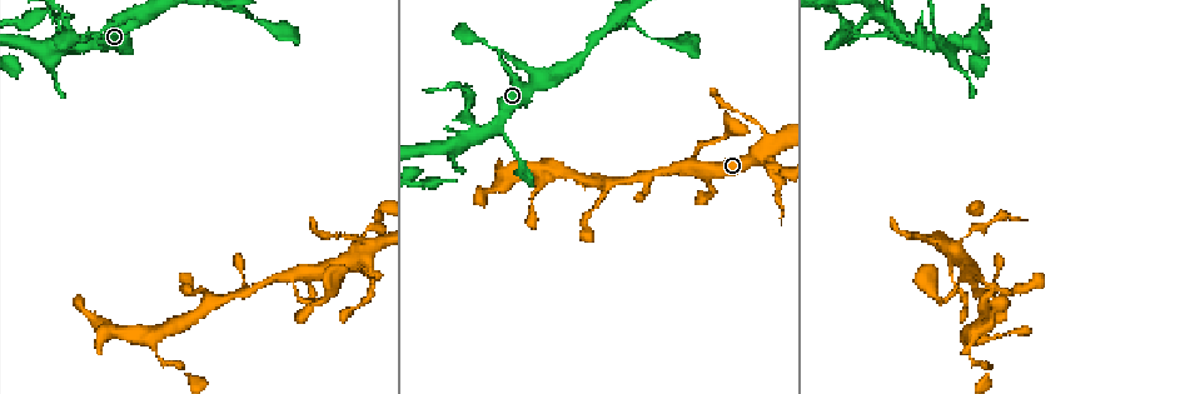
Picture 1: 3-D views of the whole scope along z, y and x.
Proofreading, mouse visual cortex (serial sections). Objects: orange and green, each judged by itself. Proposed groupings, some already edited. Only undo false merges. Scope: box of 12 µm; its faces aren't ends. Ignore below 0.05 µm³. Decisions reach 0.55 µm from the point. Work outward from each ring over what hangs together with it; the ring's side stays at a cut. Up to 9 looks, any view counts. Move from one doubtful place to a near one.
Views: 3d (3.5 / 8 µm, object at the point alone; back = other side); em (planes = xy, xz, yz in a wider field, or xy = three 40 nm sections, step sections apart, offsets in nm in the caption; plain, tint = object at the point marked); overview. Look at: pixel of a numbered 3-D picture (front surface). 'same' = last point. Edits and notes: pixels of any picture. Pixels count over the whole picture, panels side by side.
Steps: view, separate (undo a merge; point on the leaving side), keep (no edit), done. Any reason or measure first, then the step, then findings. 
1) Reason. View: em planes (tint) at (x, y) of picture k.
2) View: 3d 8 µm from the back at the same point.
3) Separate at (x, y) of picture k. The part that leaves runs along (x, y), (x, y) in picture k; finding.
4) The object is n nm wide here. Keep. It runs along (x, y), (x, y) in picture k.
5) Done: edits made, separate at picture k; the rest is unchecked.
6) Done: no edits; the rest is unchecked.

Arms part here. View: 3d 3.5 µm at (256, 288) of picture 1.

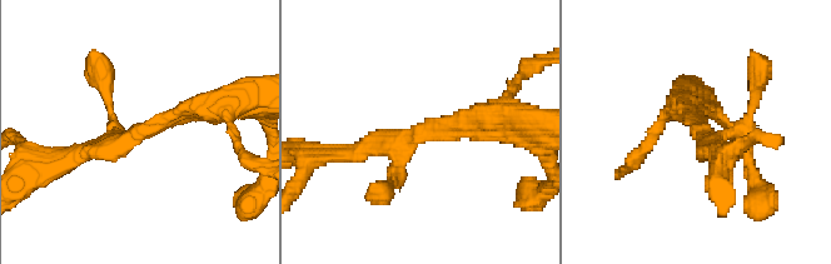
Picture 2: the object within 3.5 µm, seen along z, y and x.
View: em xy step 3 (tint) at (705, 134) of picture 2.

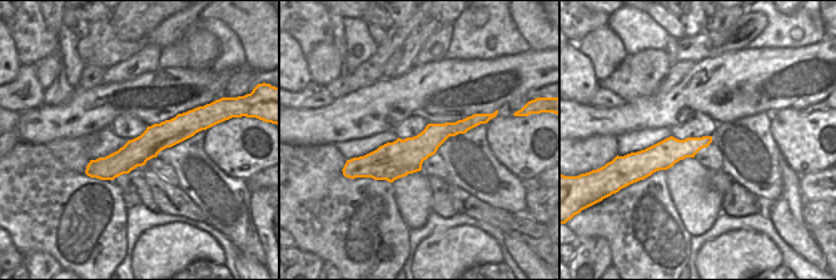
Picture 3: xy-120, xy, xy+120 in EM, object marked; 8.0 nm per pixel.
Keep. It runs along (481, 118), (406, 156), (358, 163) in picture 3; all the same cell.

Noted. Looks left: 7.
A narrow waist. View: 3d 3.5 µm at (713, 194) of picture 1.

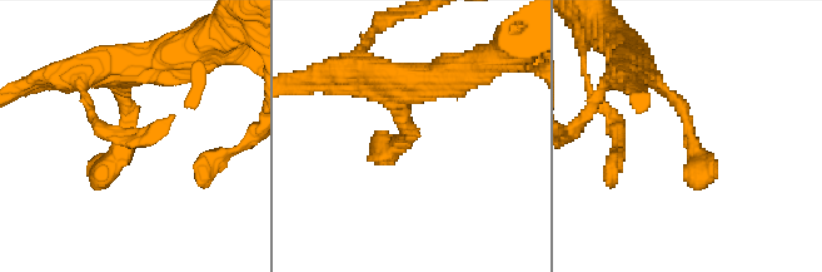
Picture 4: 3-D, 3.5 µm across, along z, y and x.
Need the tissue. View: em xy step 2 (tint) at (125, 123) of picture 4.

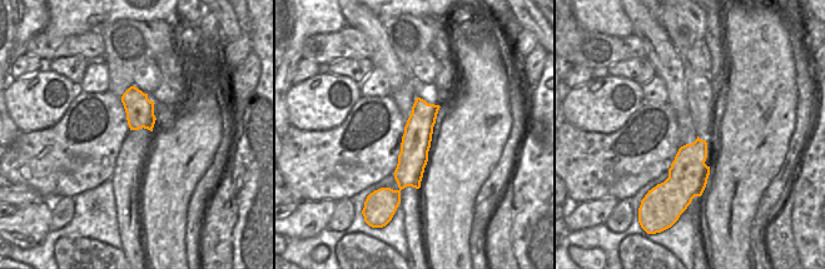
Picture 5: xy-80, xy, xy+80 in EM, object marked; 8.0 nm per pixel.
Another direction. View: em xy step 3 (tint) at the same point.

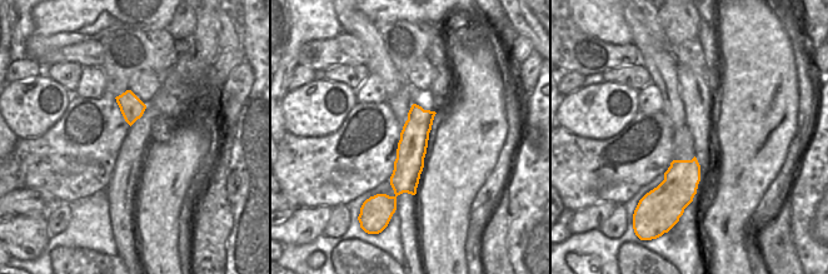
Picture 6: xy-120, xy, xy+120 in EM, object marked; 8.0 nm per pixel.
Keep. It runs along (415, 108), (407, 174), (392, 199) in picture 6; continuous, no second cell.

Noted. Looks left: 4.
Thin neck. View: 3d 3.5 µm at (365, 232) of picture 1.

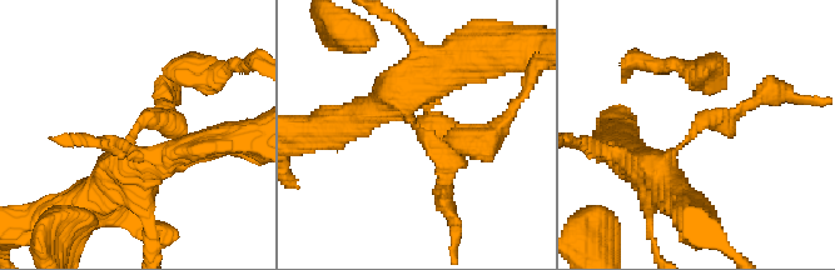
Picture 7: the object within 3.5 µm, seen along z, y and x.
The arms are 200, 450 nm wide; now the EM. View: em xy step 1 (plain) at (132, 132) of picture 7.

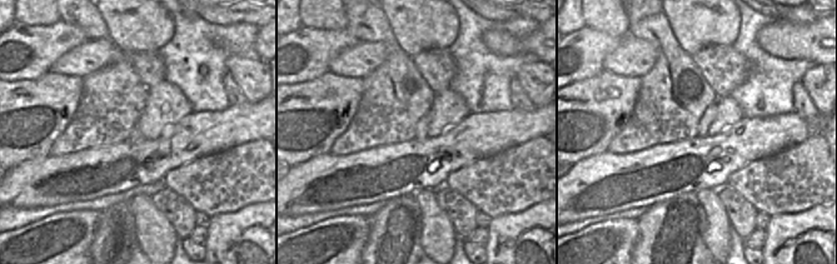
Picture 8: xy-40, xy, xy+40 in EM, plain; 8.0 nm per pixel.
With the object marked. View: em xy step 1 (tint) at the same point.

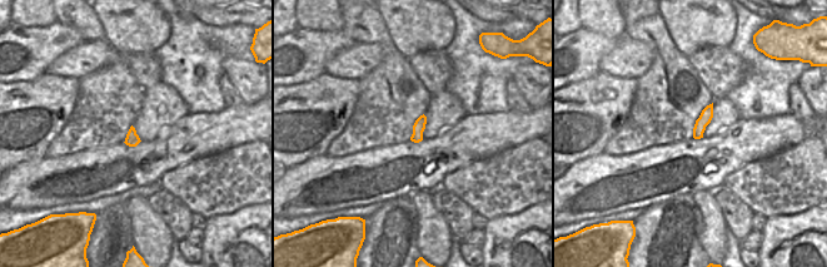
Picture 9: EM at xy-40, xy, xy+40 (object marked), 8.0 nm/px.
Keep. It runs along (674, 191), (665, 164), (696, 125), (751, 103) in picture 7; all the same cell.

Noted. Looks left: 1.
Done: no edits; the rest is unchecked.

